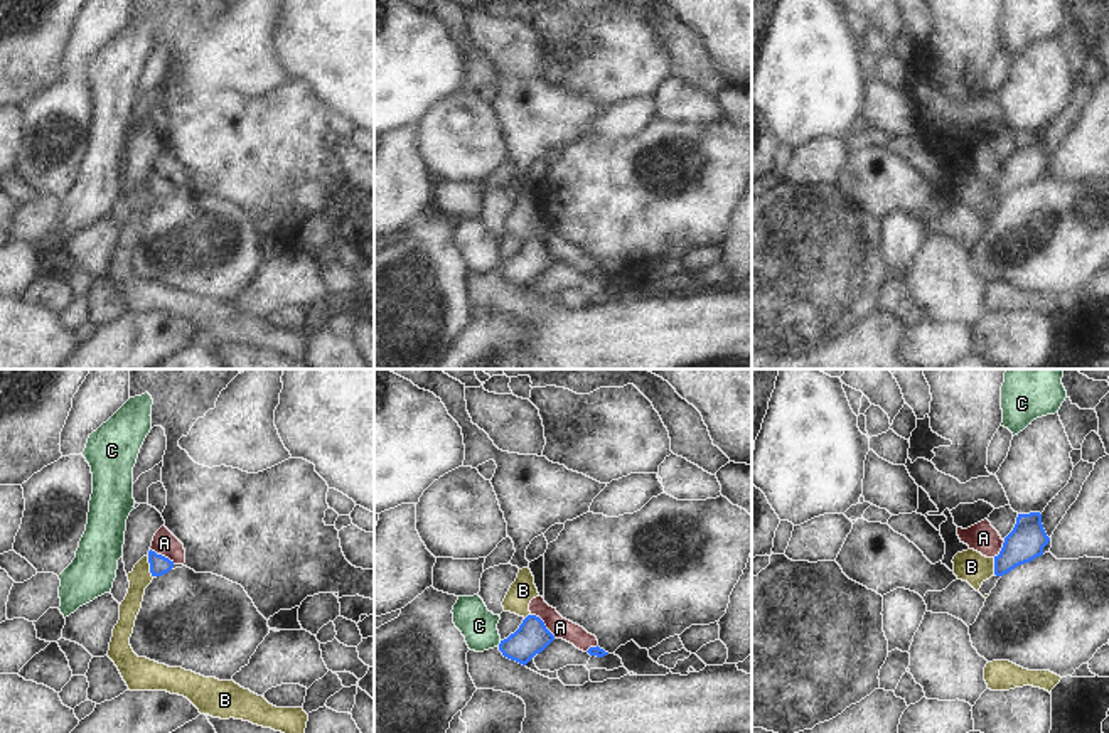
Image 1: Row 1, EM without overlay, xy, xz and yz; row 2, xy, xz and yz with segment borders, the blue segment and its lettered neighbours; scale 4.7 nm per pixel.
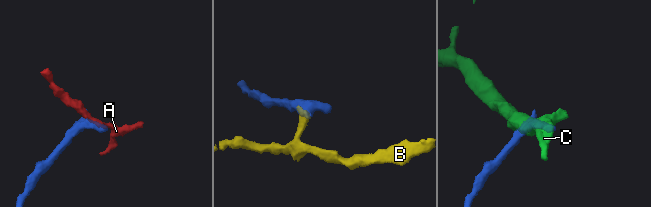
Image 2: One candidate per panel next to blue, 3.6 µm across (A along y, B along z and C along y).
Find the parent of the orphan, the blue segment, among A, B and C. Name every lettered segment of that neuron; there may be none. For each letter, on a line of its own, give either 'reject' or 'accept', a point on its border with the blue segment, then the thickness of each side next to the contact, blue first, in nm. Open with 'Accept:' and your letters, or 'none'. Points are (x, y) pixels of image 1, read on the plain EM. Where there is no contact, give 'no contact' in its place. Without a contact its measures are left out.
Accept: none
A: reject; meets blue in xz at (543, 246); 160 nm thick on the blue side, 100 nm on the other
B: reject; meets blue in xy at (150, 189); 100 nm thick on the blue side, 100 nm on the other
C: reject; meets blue in xz at (499, 267); 160 nm thick on the blue side, 170 nm on the other

